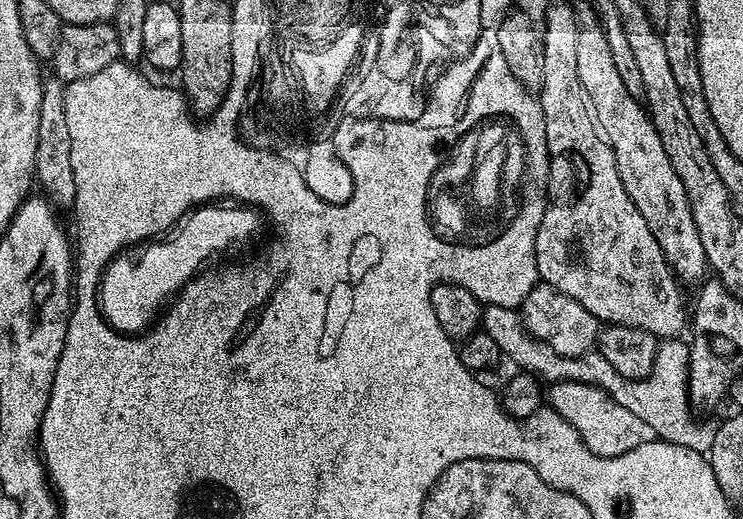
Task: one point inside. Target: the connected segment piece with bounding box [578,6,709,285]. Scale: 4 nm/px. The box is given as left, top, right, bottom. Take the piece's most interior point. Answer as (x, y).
(645, 168)

